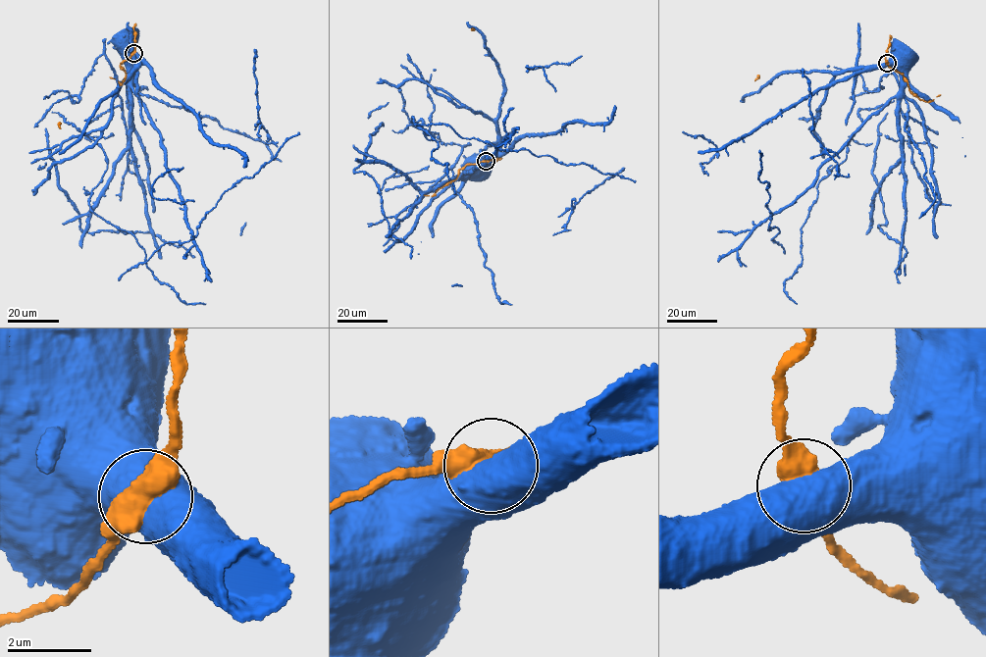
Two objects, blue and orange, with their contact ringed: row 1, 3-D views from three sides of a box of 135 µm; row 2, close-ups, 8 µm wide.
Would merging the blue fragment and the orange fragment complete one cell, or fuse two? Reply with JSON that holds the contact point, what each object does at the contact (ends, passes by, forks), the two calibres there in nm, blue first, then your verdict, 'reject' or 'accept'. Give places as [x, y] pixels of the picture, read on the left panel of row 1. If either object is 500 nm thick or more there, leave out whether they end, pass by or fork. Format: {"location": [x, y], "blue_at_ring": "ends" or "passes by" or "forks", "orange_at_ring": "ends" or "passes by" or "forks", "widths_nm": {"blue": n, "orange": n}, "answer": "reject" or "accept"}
{"location": [133, 53], "widths_nm": {"blue": 850, "orange": 550}, "answer": "accept"}

